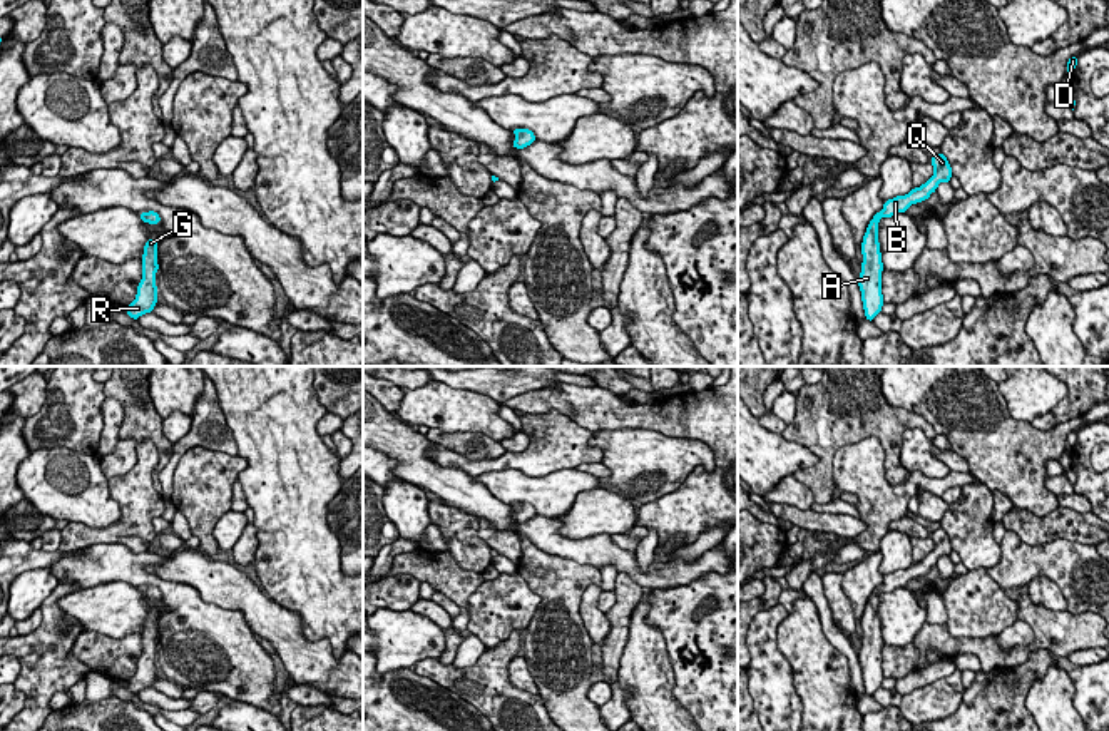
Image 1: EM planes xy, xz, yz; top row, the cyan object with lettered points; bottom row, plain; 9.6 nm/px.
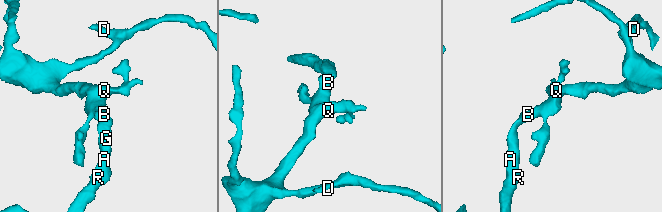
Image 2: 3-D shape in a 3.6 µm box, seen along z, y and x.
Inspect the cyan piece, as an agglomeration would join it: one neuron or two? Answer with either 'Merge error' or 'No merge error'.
No merge error

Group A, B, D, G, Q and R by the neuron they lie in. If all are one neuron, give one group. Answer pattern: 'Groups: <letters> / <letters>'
Groups: A B D G Q R

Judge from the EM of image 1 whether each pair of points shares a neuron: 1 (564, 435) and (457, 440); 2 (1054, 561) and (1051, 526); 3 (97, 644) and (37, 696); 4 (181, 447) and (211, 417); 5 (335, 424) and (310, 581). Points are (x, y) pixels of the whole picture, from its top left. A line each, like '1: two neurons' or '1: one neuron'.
1: two neurons
2: two neurons
3: two neurons
4: one neuron
5: two neurons

